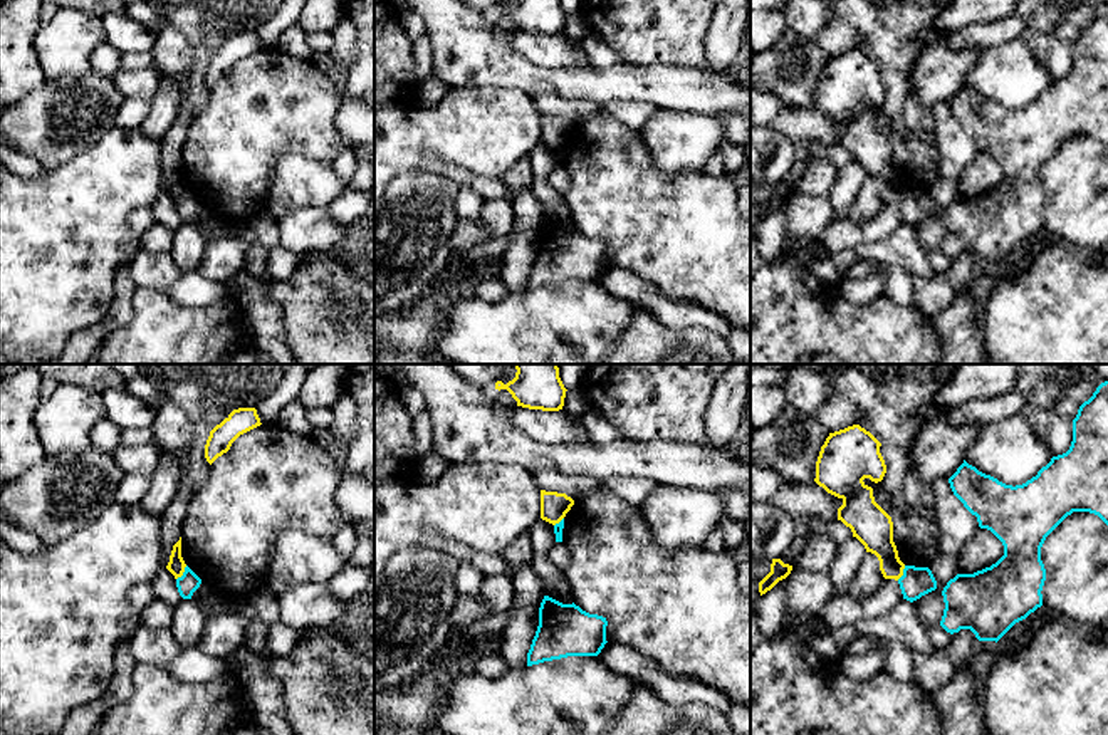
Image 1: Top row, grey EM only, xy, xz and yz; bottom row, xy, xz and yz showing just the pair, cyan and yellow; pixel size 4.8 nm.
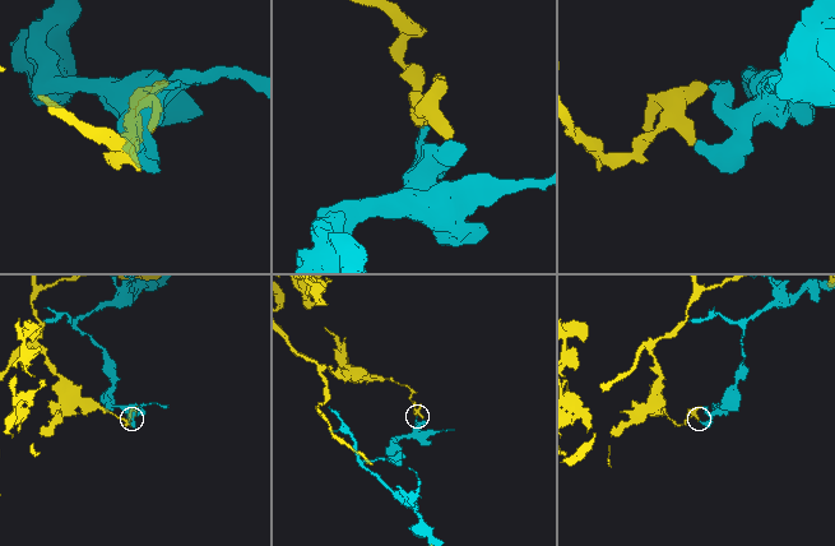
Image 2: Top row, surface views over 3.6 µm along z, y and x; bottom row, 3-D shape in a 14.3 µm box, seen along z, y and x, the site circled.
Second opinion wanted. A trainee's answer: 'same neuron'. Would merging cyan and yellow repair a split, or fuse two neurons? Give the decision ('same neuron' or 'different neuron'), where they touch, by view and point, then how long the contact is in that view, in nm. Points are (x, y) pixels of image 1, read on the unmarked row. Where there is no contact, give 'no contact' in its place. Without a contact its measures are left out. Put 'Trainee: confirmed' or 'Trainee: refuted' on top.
Trainee: refuted
different neuron; contact xy (183, 197); length 90 nm

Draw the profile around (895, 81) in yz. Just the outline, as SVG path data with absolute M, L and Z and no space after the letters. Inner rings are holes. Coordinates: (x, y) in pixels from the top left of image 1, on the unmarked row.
M881 67L880 77L886 89L886 97L881 104L883 117L891 131L898 134L908 133L903 119L903 106L908 91L908 74L891 67Z

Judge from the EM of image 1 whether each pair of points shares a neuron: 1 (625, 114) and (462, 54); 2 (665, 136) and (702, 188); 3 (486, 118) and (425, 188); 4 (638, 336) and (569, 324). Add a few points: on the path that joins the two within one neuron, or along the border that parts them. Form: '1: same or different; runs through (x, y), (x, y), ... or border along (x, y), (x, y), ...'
1: different; border along (640, 99), (611, 99), (600, 106)
2: different; border along (652, 155), (652, 161), (667, 172), (702, 168)
3: different; border along (428, 168), (403, 172), (391, 182)
4: different; border along (637, 307), (628, 326), (610, 346)

